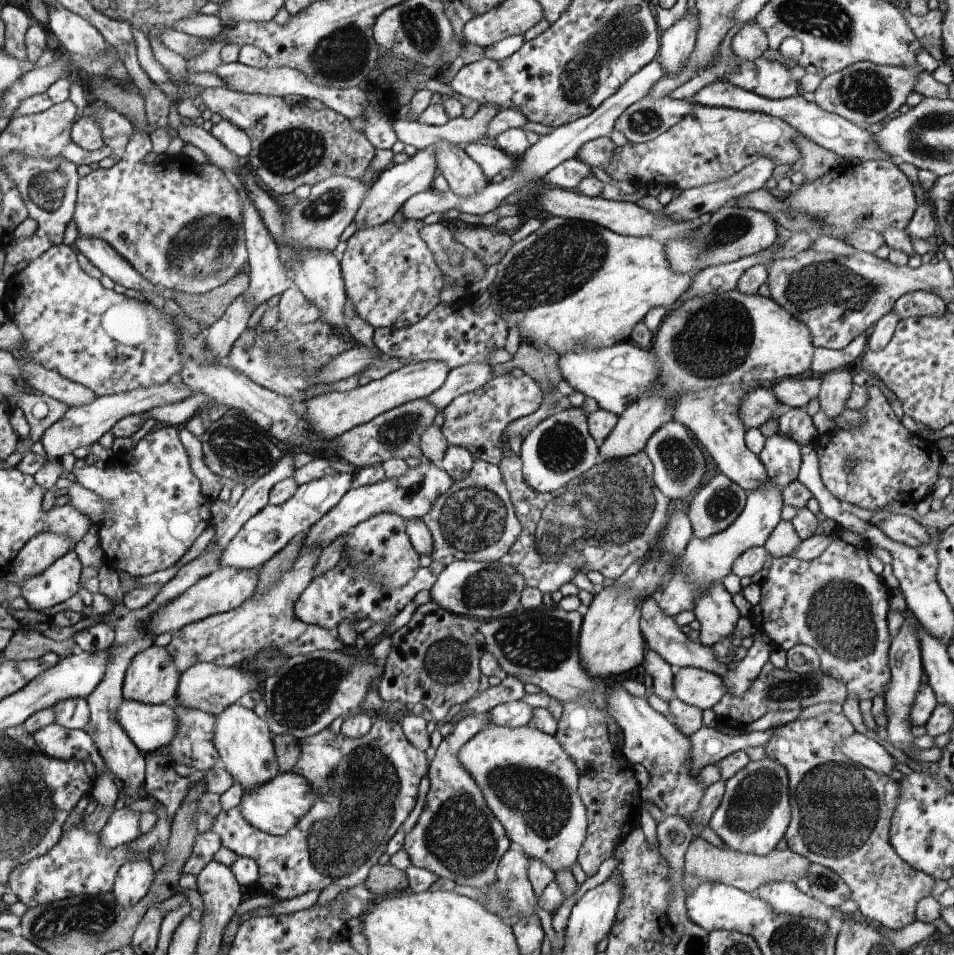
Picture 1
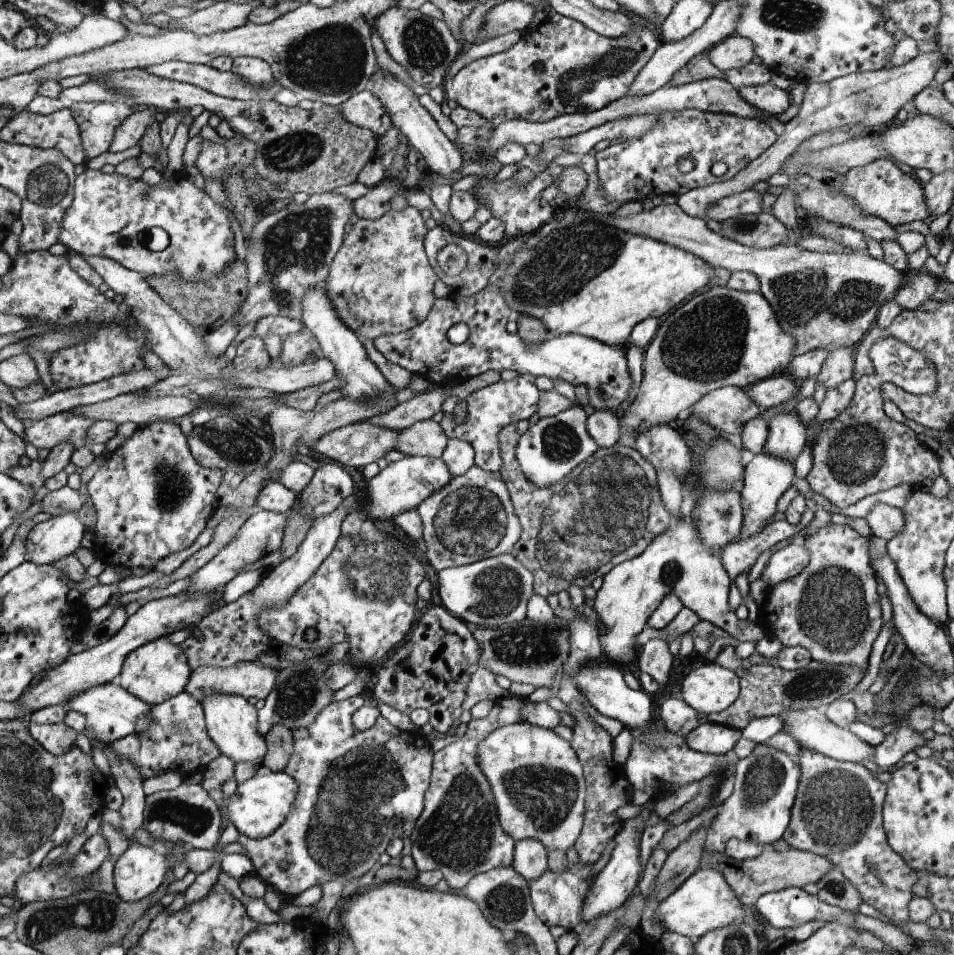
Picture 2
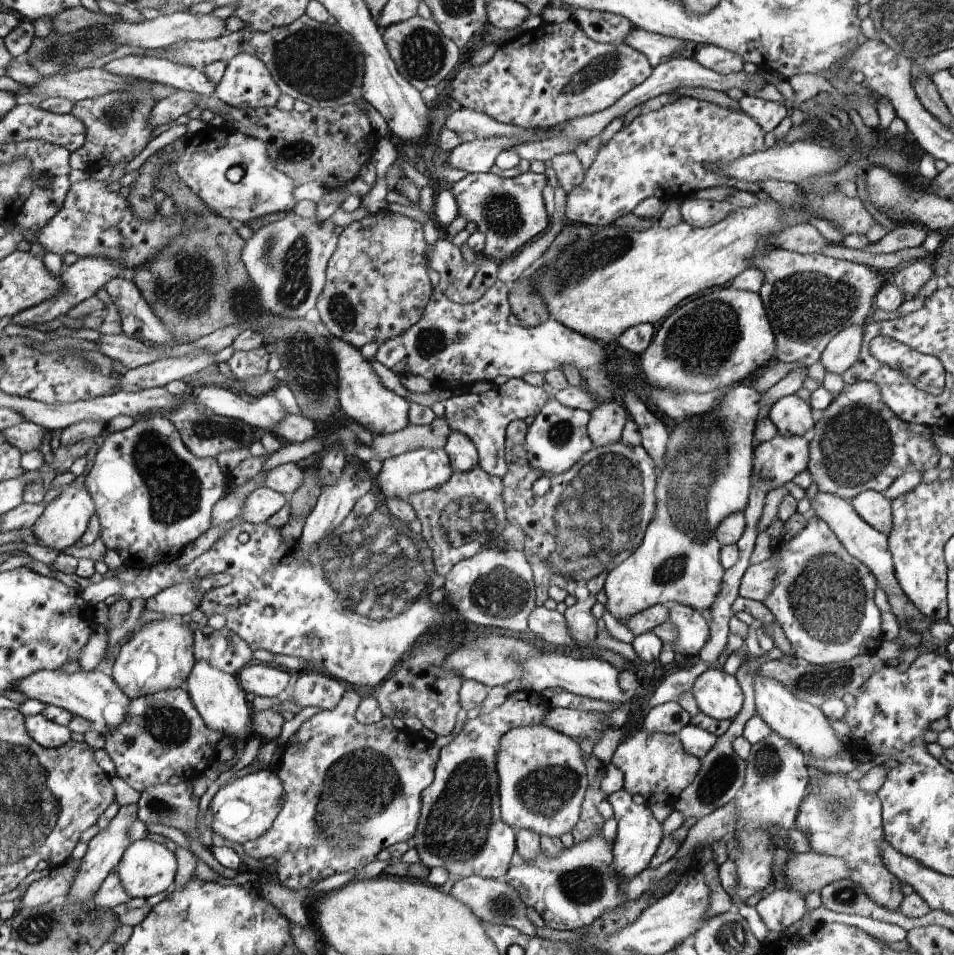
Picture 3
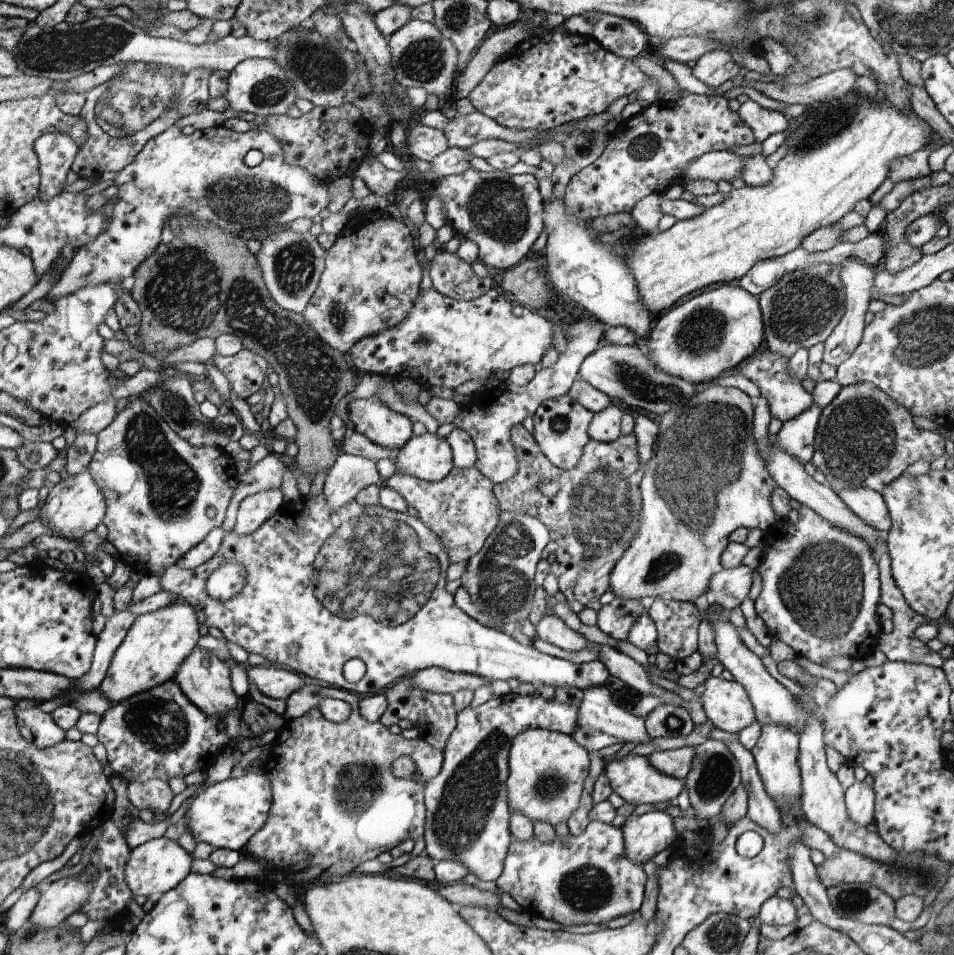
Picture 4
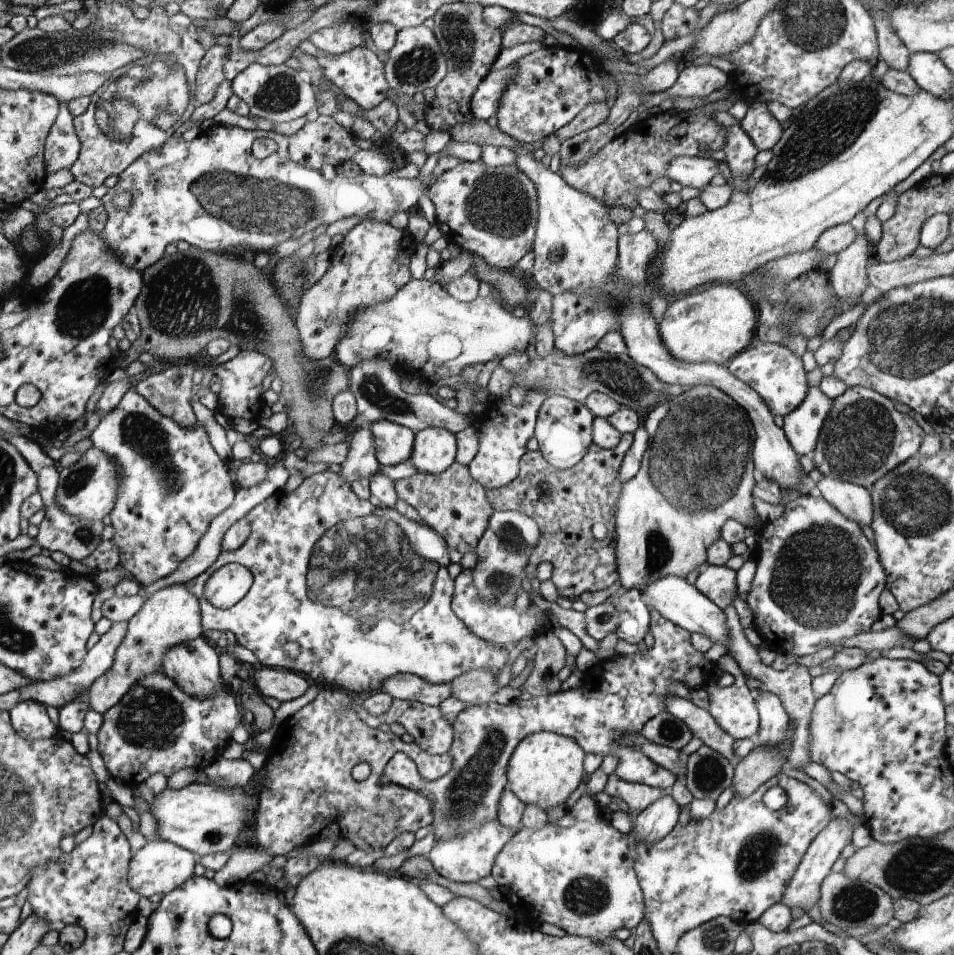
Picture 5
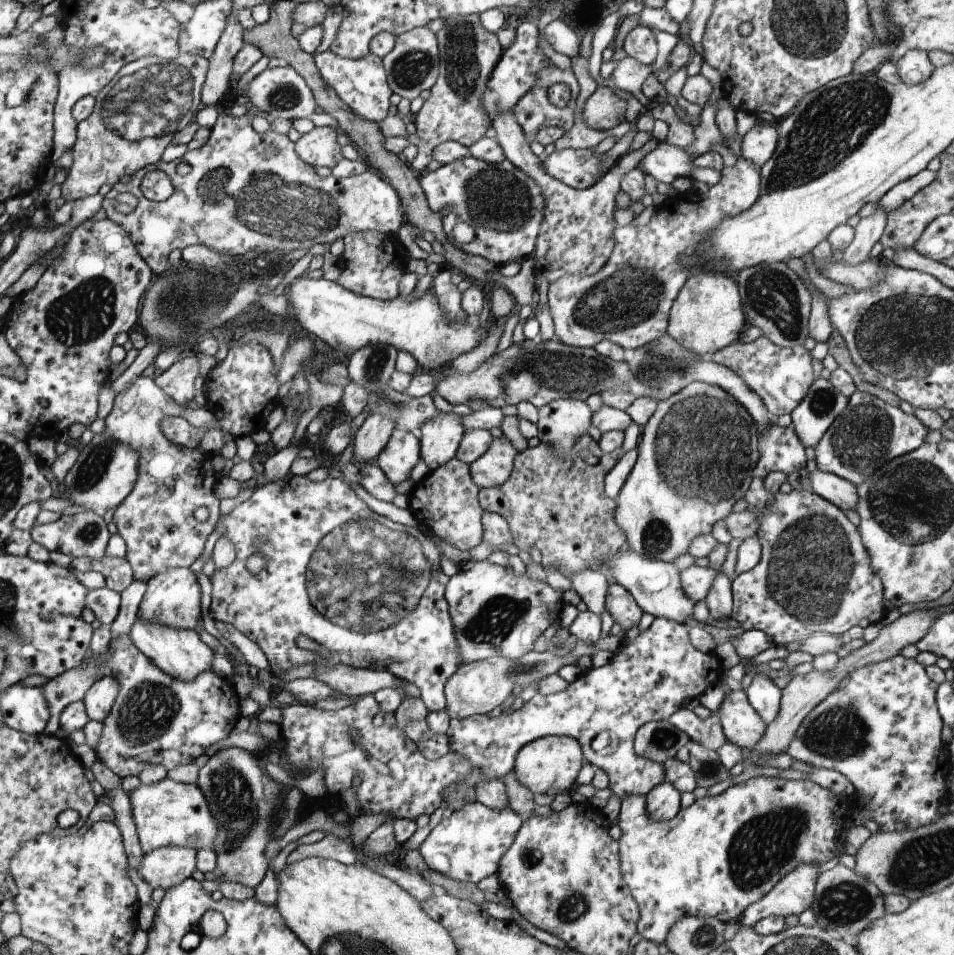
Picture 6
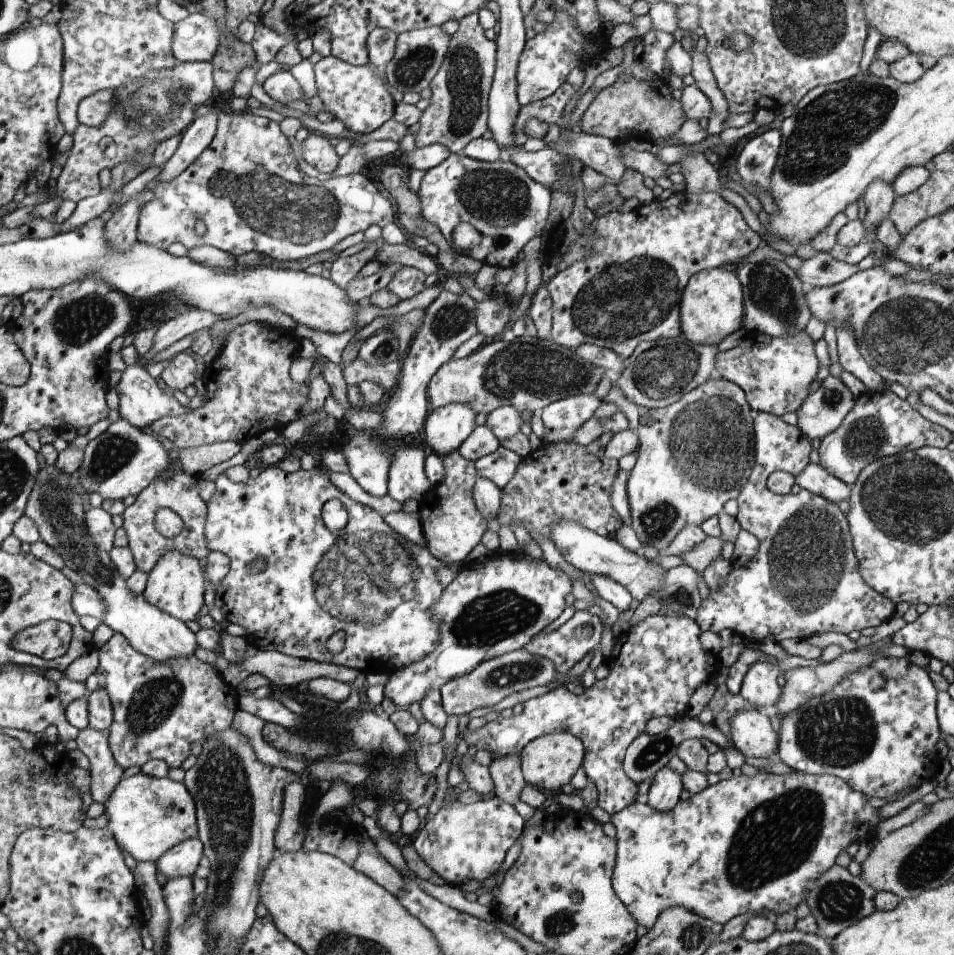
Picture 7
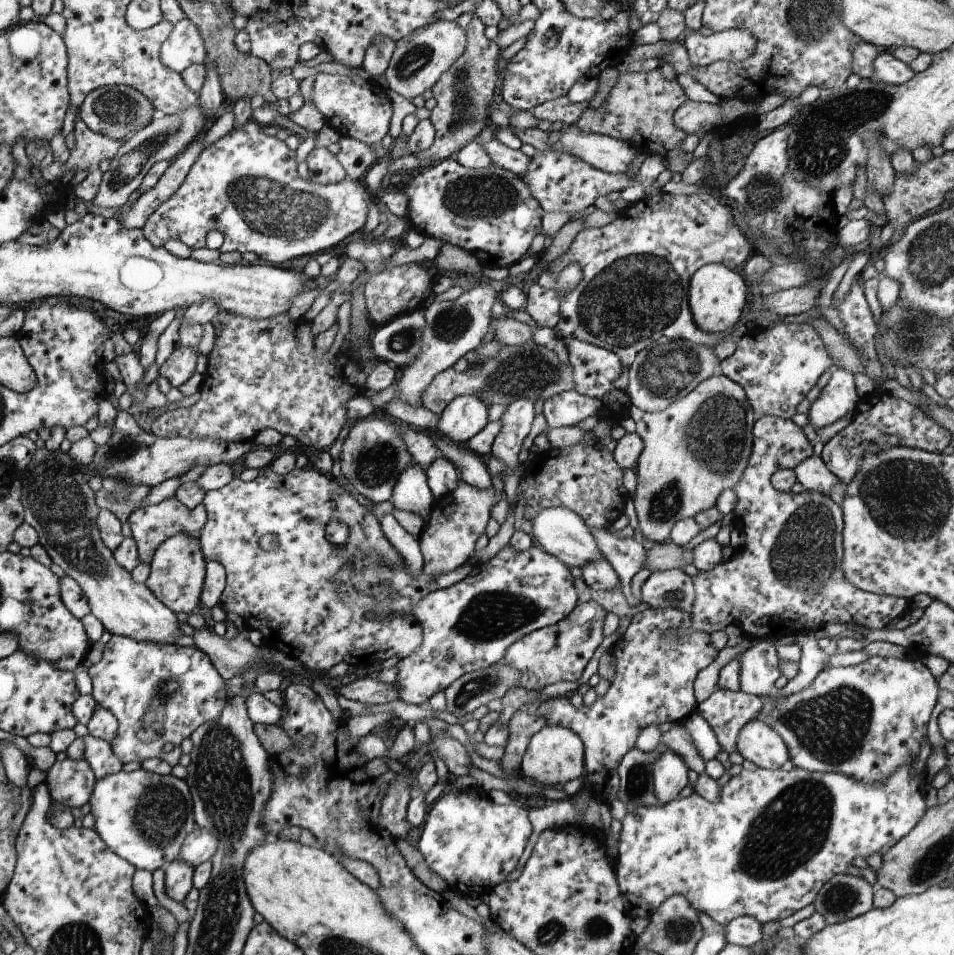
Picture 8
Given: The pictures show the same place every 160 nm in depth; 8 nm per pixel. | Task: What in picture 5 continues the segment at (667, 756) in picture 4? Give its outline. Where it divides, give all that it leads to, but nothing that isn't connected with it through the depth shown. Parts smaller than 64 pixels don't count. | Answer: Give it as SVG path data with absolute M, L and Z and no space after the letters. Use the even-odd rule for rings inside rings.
M650 610L651 612L651 623L650 623L650 632L654 637L654 645L652 648L644 649L639 653L634 654L633 656L618 656L615 660L610 659L607 661L597 662L591 669L587 670L584 673L582 678L582 685L581 688L576 689L568 689L568 690L560 690L555 692L554 694L549 694L548 696L543 697L531 697L528 700L512 700L510 704L501 705L500 703L496 703L494 700L490 701L489 703L478 705L475 707L466 706L462 712L458 713L458 716L453 720L453 742L451 749L449 750L448 754L454 759L454 765L452 768L443 776L434 780L425 779L417 769L417 764L408 756L405 755L403 752L396 753L394 757L391 758L390 764L386 766L386 772L383 774L383 782L384 783L396 783L409 789L415 790L416 792L422 793L427 799L430 799L432 810L433 810L433 819L429 826L429 828L434 829L435 832L435 840L436 841L449 841L450 839L461 837L464 833L468 831L478 829L482 825L490 821L498 821L497 818L499 816L499 806L501 802L501 797L504 794L504 790L506 790L508 784L507 778L507 766L509 765L509 761L511 760L512 753L515 752L516 745L519 744L523 738L529 736L529 734L537 733L540 731L548 731L551 733L556 733L559 735L567 736L568 738L575 739L577 743L584 750L587 750L589 753L592 754L603 754L606 756L607 754L613 754L620 758L620 764L615 770L615 773L625 781L630 782L639 782L644 784L649 784L650 786L655 786L658 788L669 789L672 785L677 781L678 776L676 776L671 770L668 770L666 767L660 766L660 764L655 763L653 760L650 760L648 756L646 756L642 751L636 749L630 749L627 746L621 744L623 738L628 733L640 733L645 725L645 722L648 722L652 717L655 717L657 714L660 714L662 711L665 710L665 698L668 695L674 695L668 690L668 686L670 686L670 682L672 680L676 680L676 682L681 682L684 684L689 690L693 690L695 688L702 687L708 680L712 678L718 679L714 675L714 667L715 665L718 666L718 663L712 662L707 660L704 657L704 653L701 653L699 650L696 650L696 647L691 643L691 633L675 624L672 624L669 620L666 620L658 611Z

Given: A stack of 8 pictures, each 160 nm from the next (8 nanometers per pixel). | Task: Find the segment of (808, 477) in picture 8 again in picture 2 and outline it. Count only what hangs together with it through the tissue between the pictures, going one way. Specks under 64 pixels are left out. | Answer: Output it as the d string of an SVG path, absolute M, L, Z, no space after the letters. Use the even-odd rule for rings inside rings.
M876 503L876 506L865 517L872 531L872 536L892 540L905 527L902 508Z

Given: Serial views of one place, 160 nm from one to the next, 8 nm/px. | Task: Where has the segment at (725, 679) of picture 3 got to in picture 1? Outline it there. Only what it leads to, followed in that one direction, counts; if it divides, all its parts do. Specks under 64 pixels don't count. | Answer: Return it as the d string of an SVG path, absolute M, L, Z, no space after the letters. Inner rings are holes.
M694 668L674 670L673 689L676 698L702 710L713 708L727 692L724 681L714 673Z

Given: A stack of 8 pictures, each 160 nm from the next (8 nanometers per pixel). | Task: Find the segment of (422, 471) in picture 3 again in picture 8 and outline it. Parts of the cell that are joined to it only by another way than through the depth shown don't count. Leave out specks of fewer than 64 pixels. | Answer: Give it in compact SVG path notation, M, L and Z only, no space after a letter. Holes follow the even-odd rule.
M476 395L456 397L440 413L436 432L458 445L470 441L488 422L489 407Z

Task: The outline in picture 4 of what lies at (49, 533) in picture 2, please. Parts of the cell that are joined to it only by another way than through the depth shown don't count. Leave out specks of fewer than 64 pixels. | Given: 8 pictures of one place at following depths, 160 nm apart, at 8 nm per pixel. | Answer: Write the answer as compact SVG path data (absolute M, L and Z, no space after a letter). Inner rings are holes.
M88 470L60 479L55 483L49 495L41 506L39 518L54 535L64 538L80 539L94 530L98 524L103 522L106 516L107 501L102 492L95 485L95 479Z

